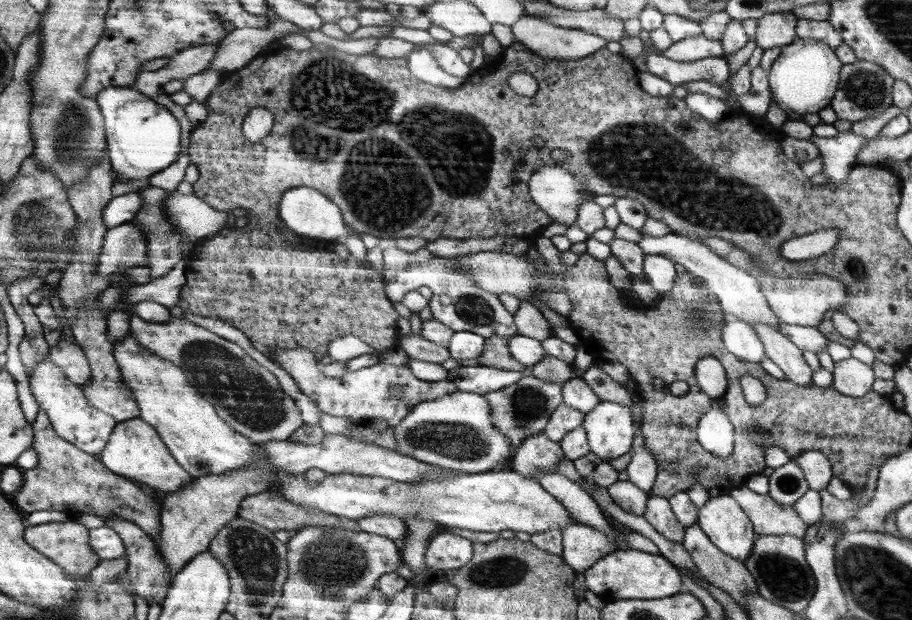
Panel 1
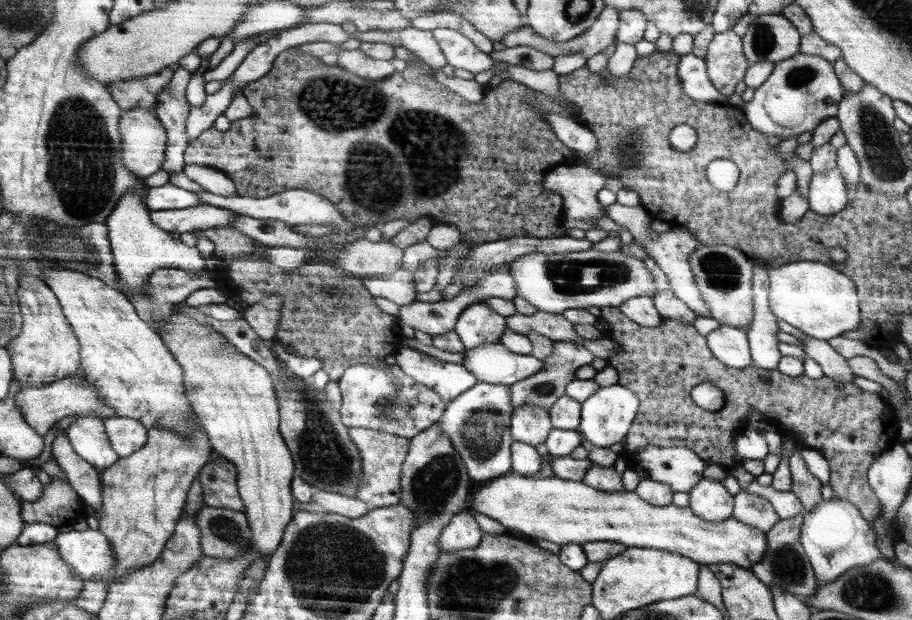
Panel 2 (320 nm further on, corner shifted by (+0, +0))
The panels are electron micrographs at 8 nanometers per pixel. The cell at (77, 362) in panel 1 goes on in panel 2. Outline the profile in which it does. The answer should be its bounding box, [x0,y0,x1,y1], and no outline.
[6,274,81,388]

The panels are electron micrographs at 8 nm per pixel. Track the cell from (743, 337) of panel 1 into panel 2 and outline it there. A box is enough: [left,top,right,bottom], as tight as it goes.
[705,325,753,369]

